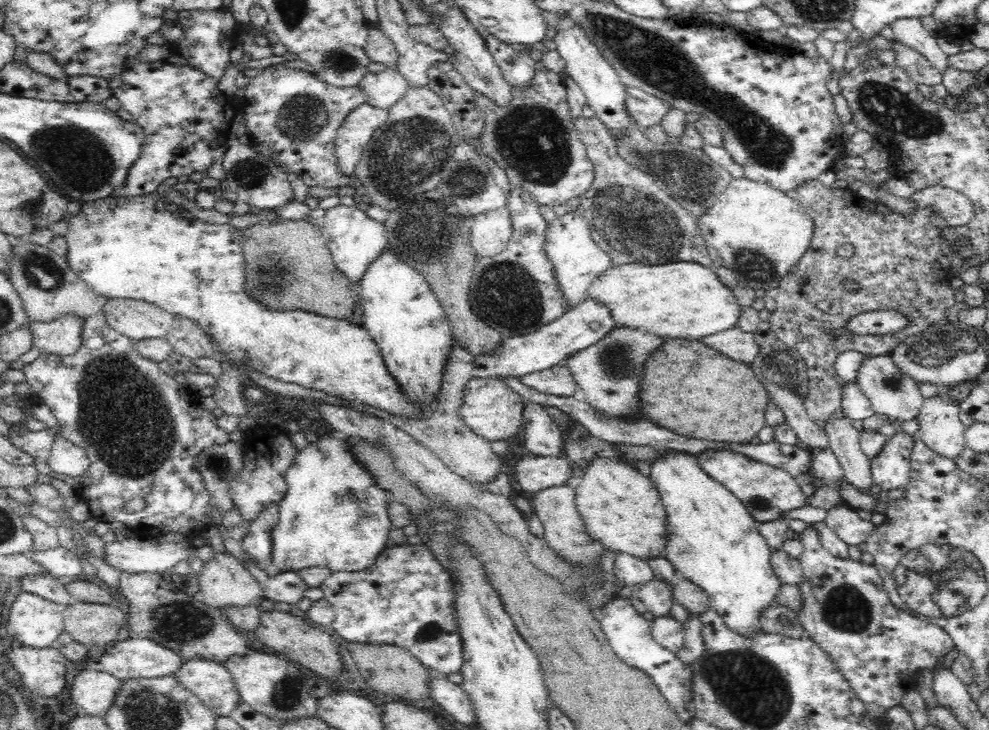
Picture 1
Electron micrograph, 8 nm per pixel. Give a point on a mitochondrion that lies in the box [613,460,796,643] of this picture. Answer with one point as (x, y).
(760, 503)

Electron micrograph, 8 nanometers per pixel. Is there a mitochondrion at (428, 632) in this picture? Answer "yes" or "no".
yes

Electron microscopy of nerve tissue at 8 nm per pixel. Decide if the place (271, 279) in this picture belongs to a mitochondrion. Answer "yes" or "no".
yes

